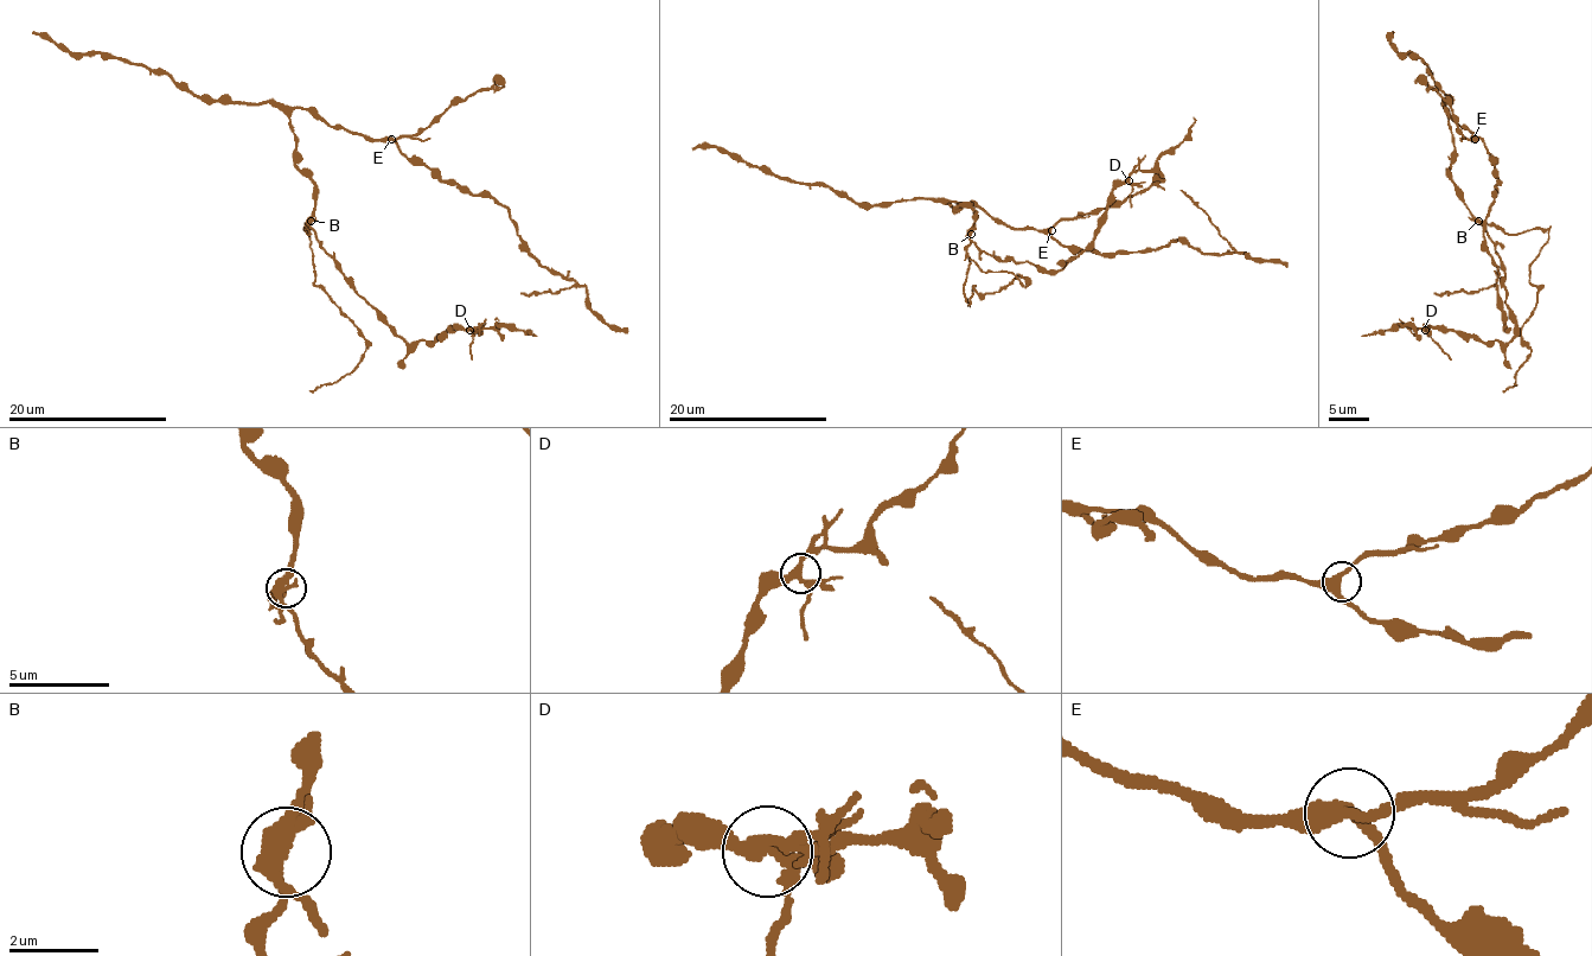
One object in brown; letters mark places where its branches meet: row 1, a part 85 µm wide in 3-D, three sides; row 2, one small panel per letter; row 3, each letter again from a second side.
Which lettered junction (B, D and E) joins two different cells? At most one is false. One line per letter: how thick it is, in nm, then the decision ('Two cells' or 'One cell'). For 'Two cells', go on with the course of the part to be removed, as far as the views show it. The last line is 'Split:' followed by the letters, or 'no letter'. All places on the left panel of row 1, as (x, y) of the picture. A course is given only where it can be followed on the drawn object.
B: Thickness 320 nm. Two cells. Course of the part to remove: (312, 221), (307, 234), (304, 228), (309, 234), (314, 282), (358, 330), (365, 352), (347, 374), (309, 392)
D: Thickness 280 nm. One cell
E: Thickness 320 nm. One cell
Split: B

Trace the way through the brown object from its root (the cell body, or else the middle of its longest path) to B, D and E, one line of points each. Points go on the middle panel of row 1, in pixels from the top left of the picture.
B: (953, 209), (967, 206), (973, 212), (971, 234)
D: (953, 209), (973, 212), (970, 238), (982, 250), (999, 260), (1061, 271), (1093, 238), (1108, 195), (1129, 180)
E: (953, 209), (952, 203), (976, 203), (991, 218), (999, 218), (1015, 228), (1052, 230)

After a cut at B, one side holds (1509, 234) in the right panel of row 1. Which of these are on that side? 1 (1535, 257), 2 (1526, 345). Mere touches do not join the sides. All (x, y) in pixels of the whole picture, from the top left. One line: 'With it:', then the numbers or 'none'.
With it: 1, 2

